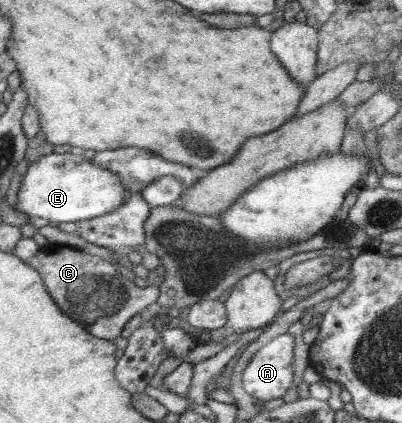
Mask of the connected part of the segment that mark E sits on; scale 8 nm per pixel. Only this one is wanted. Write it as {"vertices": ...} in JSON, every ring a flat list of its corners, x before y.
{"vertices":[[51,153,28,164,17,193,17,211,29,218,38,217,58,224,77,224,111,212,121,206,129,195,130,190,121,184,115,173,93,166,83,154]]}

